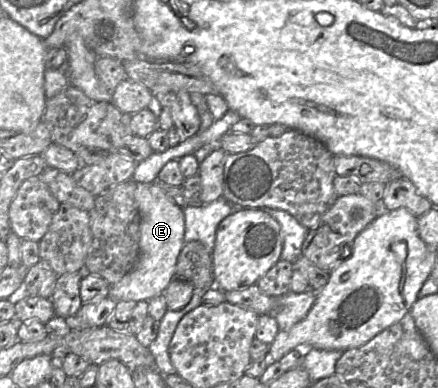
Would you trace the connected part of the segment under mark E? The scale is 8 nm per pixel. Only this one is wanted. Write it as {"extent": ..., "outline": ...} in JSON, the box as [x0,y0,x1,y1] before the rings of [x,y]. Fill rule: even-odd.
{"extent":[109,183,184,301],"outline":[[[137,183],[134,198],[140,214],[139,257],[135,267],[119,282],[109,288],[109,297],[119,301],[149,301],[151,298],[163,294],[164,290],[175,277],[178,255],[184,245],[184,216],[183,208],[175,204],[165,191],[155,183]]]}

